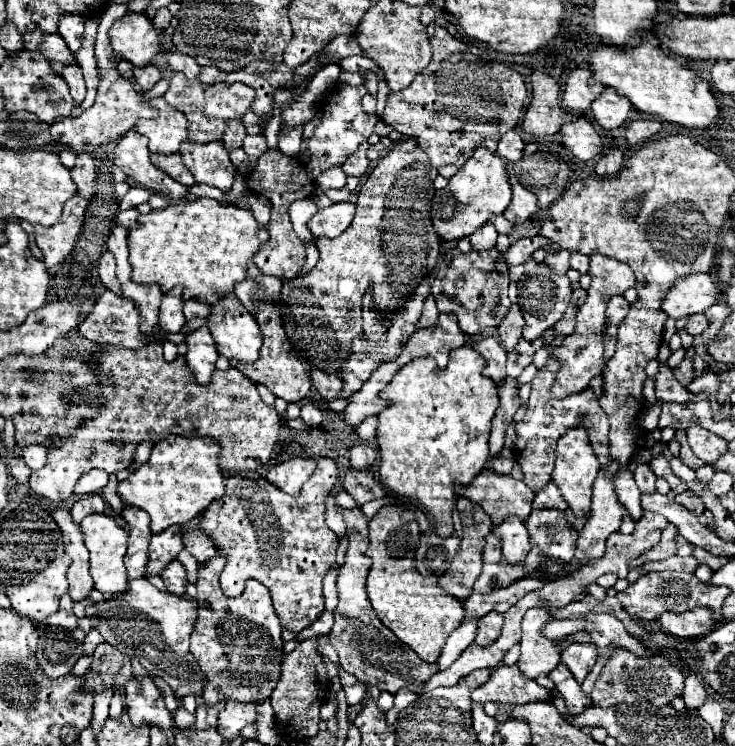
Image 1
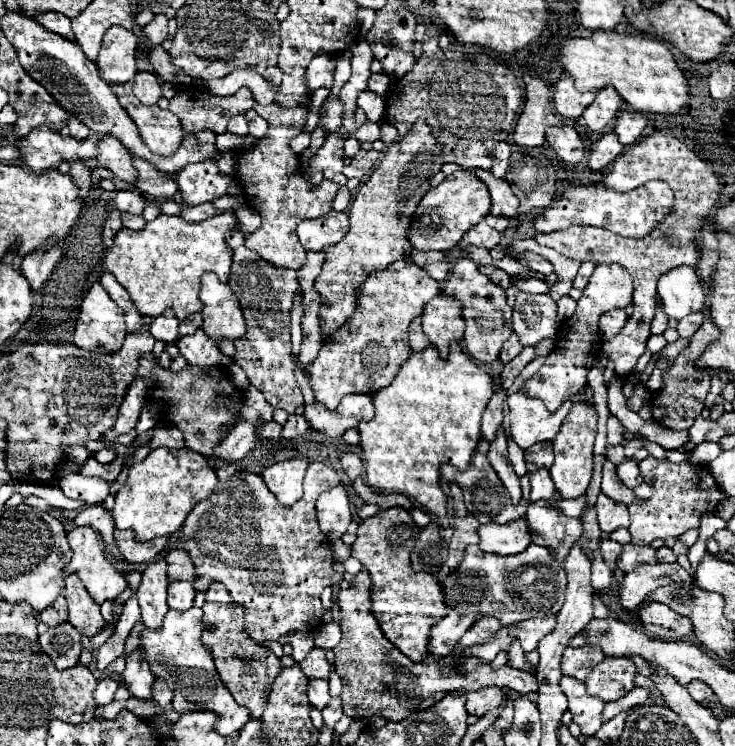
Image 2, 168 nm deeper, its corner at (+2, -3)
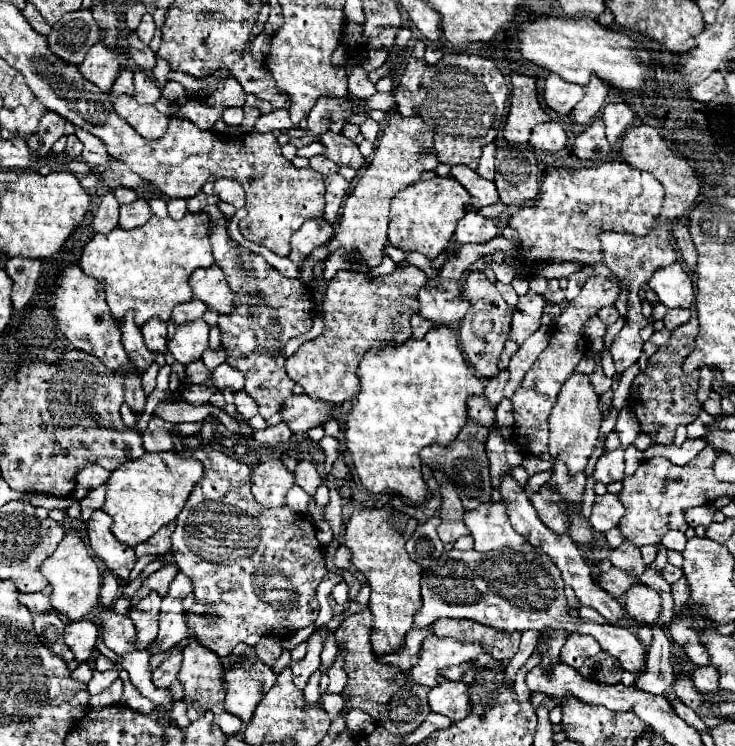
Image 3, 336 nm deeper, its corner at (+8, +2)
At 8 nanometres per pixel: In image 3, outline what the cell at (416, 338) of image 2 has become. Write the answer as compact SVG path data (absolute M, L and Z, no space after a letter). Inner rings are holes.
M415 313L411 317L411 327L413 327L413 337L425 337L425 333L433 327L433 323L427 319L421 319L421 315Z

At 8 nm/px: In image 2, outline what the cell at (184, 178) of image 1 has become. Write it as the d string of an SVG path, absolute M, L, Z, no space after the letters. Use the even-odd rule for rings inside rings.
M135 160L135 168L139 170L137 188L143 194L171 198L171 196L175 196L179 192L175 180L171 176L165 176L163 172L157 172L157 168L153 168L153 164L149 164L145 160Z

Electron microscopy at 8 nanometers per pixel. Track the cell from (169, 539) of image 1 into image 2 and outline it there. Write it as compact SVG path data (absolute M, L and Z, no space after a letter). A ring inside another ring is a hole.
M165 554L147 564L143 572L143 582L137 592L143 624L147 628L159 628L169 606L167 606L167 564Z

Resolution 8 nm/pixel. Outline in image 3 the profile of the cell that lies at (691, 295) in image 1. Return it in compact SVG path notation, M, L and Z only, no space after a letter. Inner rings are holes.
M679 263L655 269L655 273L649 279L649 287L655 291L659 301L669 309L691 307L695 297L691 279Z

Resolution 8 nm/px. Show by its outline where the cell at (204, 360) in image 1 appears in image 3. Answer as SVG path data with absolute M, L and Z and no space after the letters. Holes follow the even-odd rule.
M195 319L183 325L177 325L175 335L169 339L167 349L175 361L189 365L201 359L203 351L209 347L209 325L203 319Z

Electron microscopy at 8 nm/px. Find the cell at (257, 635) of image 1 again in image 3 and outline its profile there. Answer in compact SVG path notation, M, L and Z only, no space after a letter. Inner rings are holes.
M259 661L255 665L235 665L231 669L225 669L225 681L225 709L247 723L251 721L255 707L259 705L263 695L273 687L275 673L269 665Z

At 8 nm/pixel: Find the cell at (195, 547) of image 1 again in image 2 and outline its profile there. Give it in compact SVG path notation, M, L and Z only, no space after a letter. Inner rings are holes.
M175 548L175 550L167 552L165 560L167 560L169 582L173 582L173 580L187 580L187 582L197 580L193 560L189 560L189 554L183 548Z

